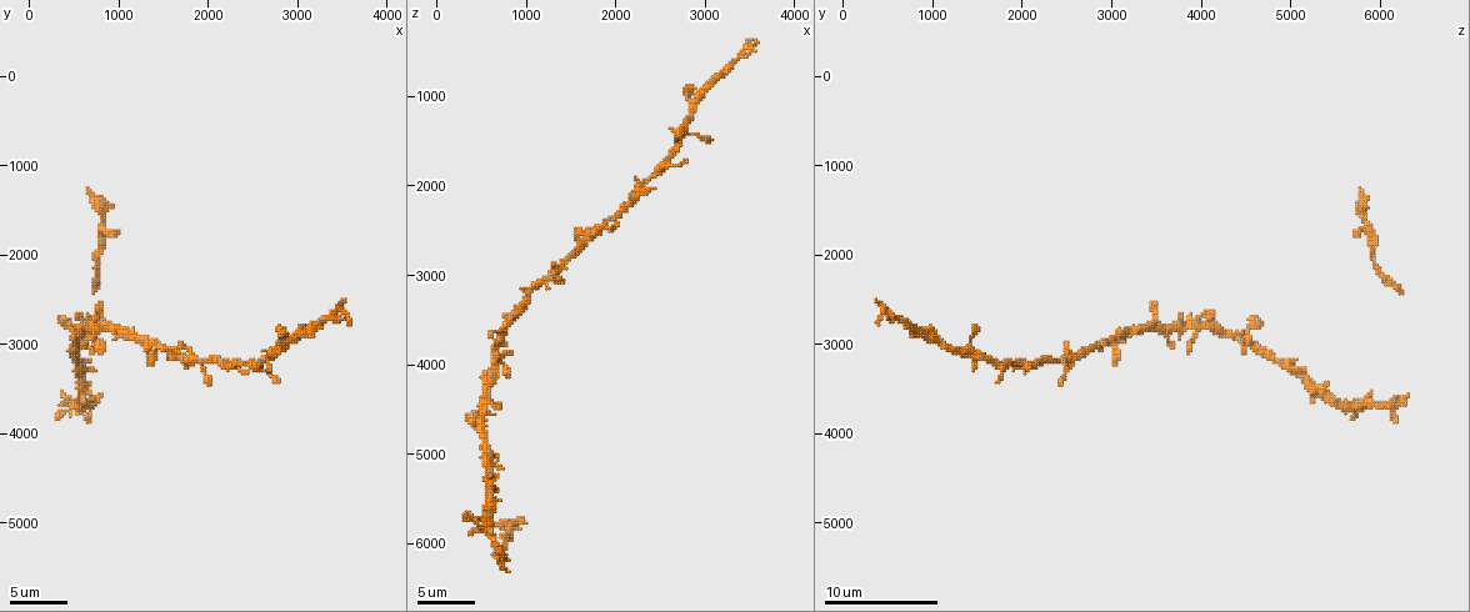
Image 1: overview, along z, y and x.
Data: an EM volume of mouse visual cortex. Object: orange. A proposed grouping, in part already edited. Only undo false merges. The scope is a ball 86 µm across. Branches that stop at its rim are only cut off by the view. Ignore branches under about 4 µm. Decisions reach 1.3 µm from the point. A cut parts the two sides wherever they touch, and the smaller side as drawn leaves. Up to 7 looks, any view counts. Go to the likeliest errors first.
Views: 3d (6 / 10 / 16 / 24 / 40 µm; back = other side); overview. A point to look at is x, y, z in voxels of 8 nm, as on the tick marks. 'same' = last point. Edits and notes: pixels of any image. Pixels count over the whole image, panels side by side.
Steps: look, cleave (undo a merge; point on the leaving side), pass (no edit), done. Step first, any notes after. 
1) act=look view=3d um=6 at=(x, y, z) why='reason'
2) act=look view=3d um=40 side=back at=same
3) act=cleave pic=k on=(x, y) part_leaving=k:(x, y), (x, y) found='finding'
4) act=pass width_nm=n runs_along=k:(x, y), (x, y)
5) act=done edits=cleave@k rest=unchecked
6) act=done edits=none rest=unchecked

act=look view=3d um=6 at=(2750, 3050, 1400) why='four or more arms meet'

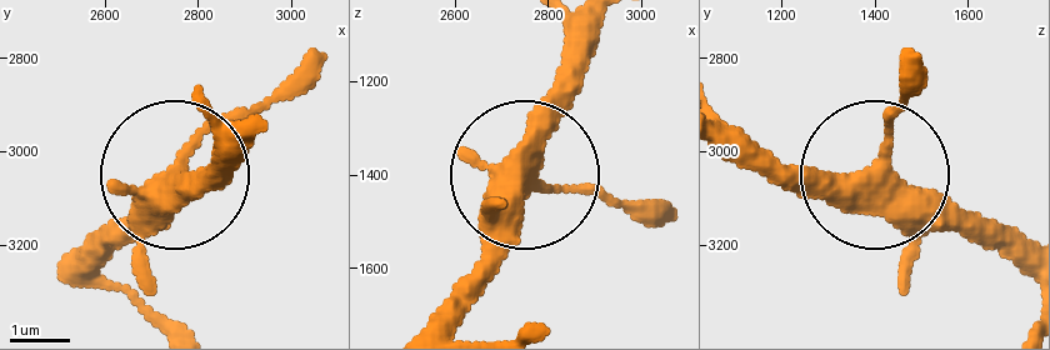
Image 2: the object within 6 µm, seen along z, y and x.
act=look view=3d um=6 side=back at=(2755, 3030, 1410) why='from behind'

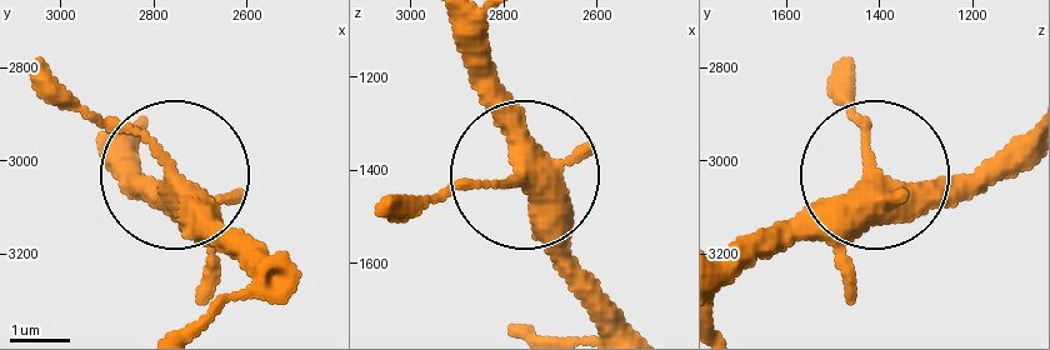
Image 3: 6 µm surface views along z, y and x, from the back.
act=pass width_nm=360 found='all the same cell'

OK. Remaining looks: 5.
act=look view=3d um=10 at=(3450, 2650, 500) why='four-way junction'

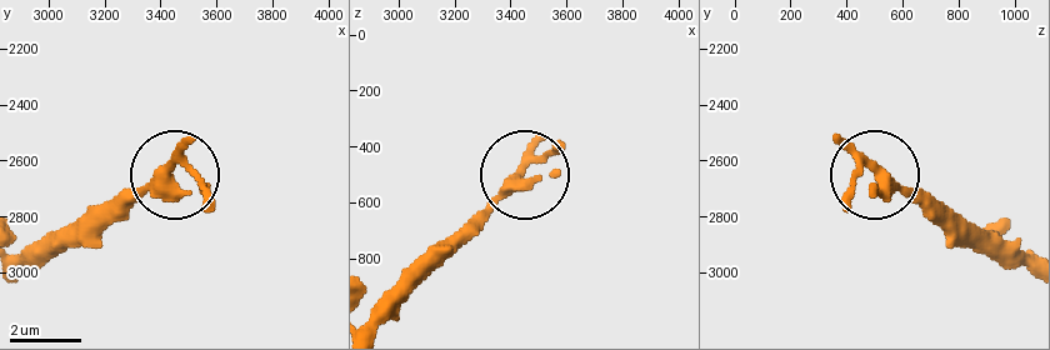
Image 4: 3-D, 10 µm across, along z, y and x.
act=pass arms=4 found='continuous, no second cell'

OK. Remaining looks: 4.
act=look view=3d um=16 at=(1150, 2850, 3100) why='thin neck'

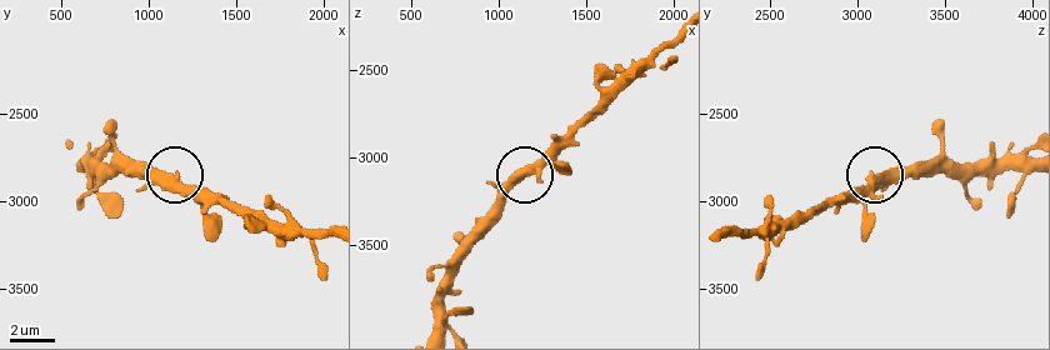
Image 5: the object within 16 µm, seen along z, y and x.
act=pass width_nm=430 runs_along=5:(443, 329), (443, 279), (453, 256), (476, 223), (559, 140) found='continuous, no second cell'

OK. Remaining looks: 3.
act=look view=3d um=16 at=(2350, 3250, 1900) why='thin neck'

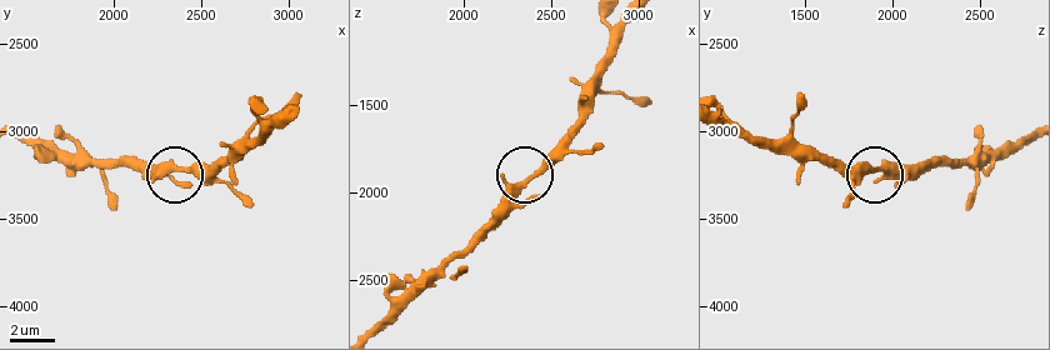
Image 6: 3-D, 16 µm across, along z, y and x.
act=pass width_nm=320 found='continuous, no second cell'

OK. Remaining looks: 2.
act=done edits=none rest=unchecked

